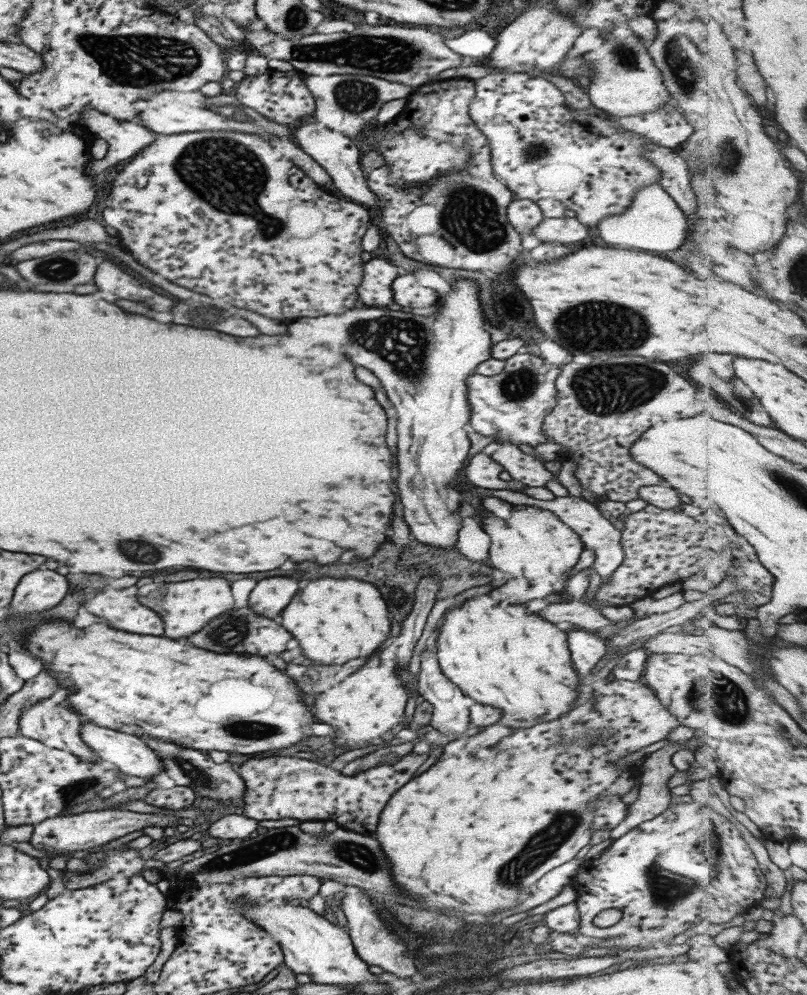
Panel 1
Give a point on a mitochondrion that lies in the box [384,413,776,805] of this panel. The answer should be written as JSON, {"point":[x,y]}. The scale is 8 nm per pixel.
{"point":[723,698]}

